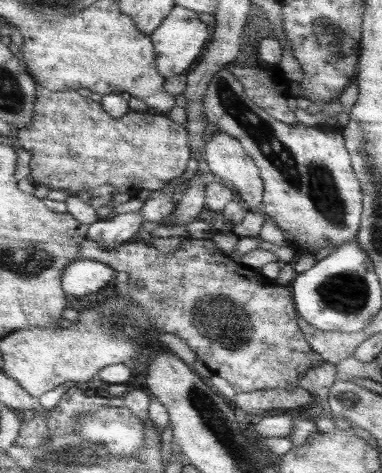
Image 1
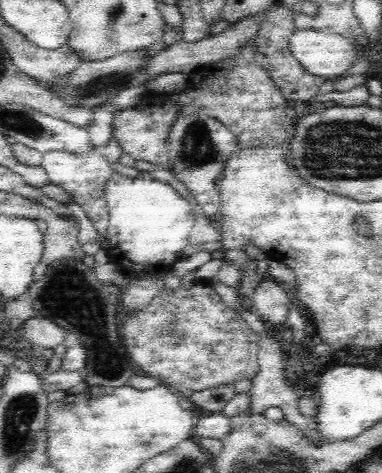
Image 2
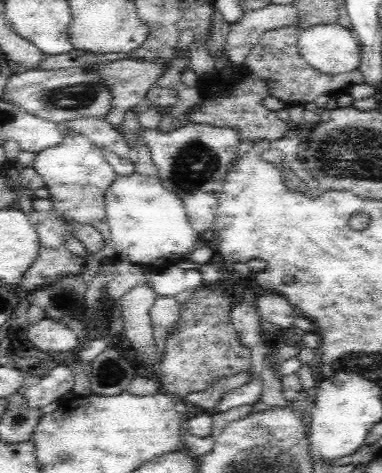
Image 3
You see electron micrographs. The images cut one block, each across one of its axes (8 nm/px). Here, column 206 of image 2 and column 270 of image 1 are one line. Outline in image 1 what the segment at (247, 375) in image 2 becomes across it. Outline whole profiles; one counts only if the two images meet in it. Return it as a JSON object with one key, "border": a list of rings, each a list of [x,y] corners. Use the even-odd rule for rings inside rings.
{"border":[[[87,238],[83,242],[83,258],[109,264],[119,272],[129,274],[129,286],[133,300],[151,316],[159,334],[173,334],[181,338],[205,364],[207,368],[221,376],[235,394],[243,392],[263,392],[273,388],[293,390],[297,380],[309,368],[317,368],[323,360],[309,348],[301,328],[299,314],[293,306],[291,290],[269,286],[269,280],[261,280],[257,272],[243,270],[235,264],[221,248],[219,238],[195,240],[187,238],[175,252],[165,254],[143,240],[135,240],[117,248],[107,248],[97,240]]]}

